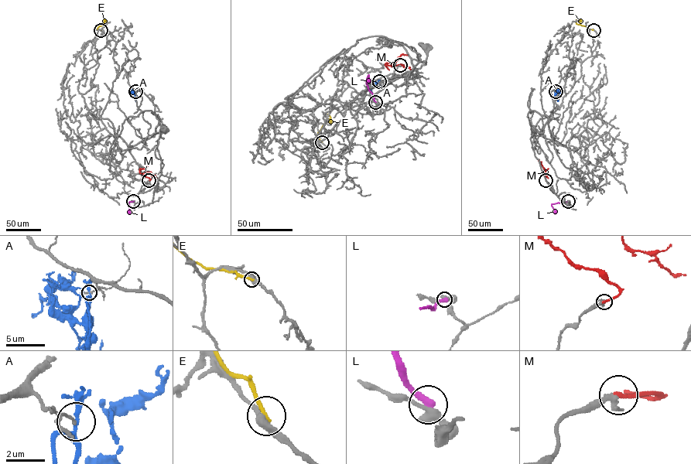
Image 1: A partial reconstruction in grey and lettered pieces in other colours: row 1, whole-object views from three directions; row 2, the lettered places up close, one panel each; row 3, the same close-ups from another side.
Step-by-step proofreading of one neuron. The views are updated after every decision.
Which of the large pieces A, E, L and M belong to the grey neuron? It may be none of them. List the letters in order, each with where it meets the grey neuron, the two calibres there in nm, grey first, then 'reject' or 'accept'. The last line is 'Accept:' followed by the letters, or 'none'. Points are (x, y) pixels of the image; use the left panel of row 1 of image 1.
A: meets grey at (135, 91); 160 nm thick on the grey side, 180 nm on the other; reject
E: meets grey at (100, 30); 400 nm thick on the grey side, 240 nm on the other; reject
L: meets grey at (133, 201); 400 nm thick on the grey side, 400 nm on the other; reject
M: meets grey at (148, 180); 200 nm thick on the grey side, 260 nm on the other; accept
Accept: M

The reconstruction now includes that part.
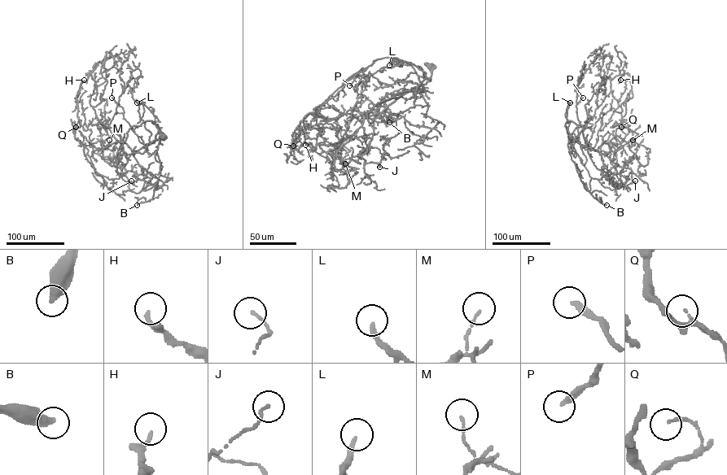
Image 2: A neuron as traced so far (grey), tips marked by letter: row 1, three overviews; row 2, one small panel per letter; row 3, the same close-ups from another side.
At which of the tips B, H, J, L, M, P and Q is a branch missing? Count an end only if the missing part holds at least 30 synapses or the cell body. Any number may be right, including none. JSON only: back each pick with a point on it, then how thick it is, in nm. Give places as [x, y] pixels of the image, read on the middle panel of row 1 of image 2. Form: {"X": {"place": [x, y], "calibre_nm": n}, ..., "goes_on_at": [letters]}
{"B": {"place": [389, 122], "calibre_nm": 480}, "L": {"place": [389, 65], "calibre_nm": 200}, "P": {"place": [349, 85], "calibre_nm": 200}, "goes_on_at": ["B", "L", "P"]}

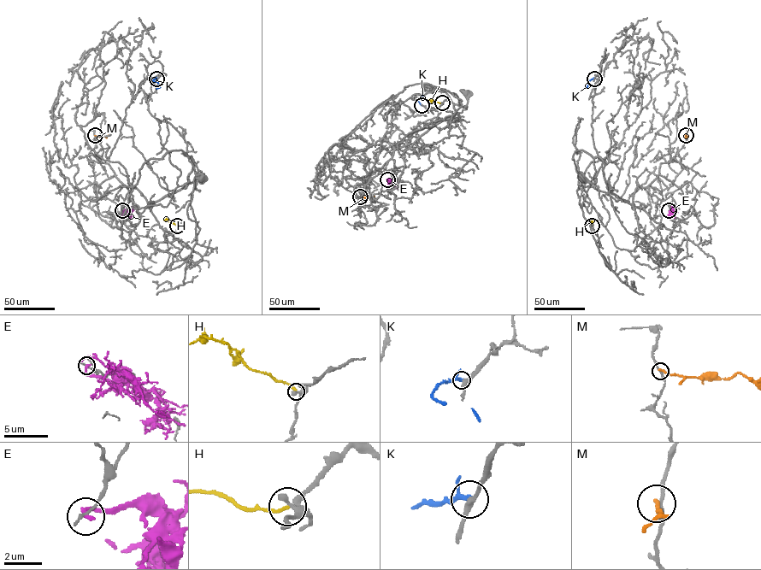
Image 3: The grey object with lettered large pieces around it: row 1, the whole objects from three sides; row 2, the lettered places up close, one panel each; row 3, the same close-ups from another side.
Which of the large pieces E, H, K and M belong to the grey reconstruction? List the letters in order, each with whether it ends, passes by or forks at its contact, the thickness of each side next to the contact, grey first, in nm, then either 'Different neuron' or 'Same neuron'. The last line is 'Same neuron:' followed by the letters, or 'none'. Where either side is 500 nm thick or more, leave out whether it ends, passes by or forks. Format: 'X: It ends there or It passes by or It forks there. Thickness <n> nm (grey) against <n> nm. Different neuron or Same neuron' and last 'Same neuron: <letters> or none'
E: It ends there. Thickness 150 nm (grey) against 240 nm. Different neuron
H: It ends there. Thickness 240 nm (grey) against 170 nm. Different neuron
K: It passes by. Thickness 300 nm (grey) against 190 nm. Different neuron
M: It ends there. Thickness 170 nm (grey) against 200 nm. Different neuron
Same neuron: none

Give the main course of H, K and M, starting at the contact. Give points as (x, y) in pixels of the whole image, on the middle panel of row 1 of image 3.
H: (441, 102), (429, 99)
K: (421, 105), (418, 100), (425, 97), (421, 95)
M: (360, 196), (374, 196)

